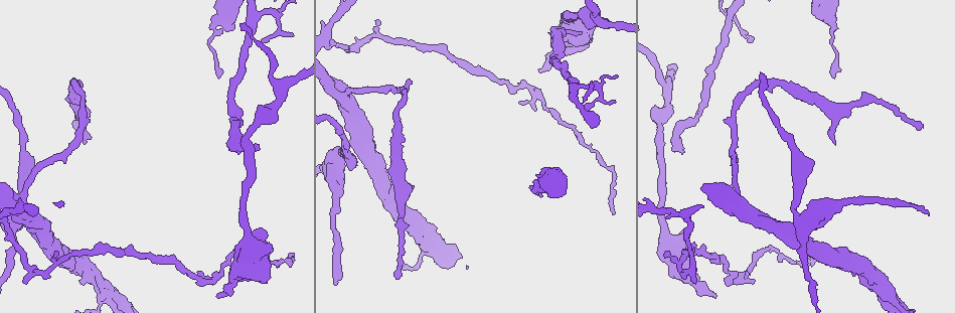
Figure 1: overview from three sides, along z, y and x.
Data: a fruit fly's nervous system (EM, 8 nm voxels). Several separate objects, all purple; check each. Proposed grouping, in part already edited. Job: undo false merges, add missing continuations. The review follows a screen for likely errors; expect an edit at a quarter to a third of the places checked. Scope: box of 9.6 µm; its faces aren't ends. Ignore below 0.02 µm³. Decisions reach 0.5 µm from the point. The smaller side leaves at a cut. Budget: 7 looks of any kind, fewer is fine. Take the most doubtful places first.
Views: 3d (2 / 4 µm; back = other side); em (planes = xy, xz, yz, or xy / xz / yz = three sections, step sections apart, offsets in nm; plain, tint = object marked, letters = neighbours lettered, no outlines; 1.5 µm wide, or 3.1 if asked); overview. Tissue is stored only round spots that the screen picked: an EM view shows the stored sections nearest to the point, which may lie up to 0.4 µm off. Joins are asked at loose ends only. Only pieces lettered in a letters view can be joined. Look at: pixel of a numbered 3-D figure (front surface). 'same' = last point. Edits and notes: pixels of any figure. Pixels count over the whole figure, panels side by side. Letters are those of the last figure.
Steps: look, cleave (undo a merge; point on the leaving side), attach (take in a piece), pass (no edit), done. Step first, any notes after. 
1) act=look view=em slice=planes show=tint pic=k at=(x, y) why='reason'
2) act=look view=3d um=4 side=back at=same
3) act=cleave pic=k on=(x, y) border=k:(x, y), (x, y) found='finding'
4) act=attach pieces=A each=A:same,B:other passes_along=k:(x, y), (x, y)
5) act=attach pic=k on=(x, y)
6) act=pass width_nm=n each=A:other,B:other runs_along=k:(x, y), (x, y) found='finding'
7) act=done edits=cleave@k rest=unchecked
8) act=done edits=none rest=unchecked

act=look view=em slice=planes show=letters pic=1 at=(336, 283) why='an open end'

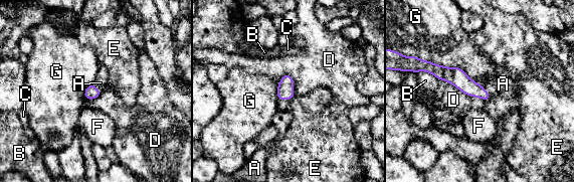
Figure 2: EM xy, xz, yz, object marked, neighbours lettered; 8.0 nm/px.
act=attach pieces=A width_nm=100 each=A:same,B:other,C:other,D:other,E:other,F:other,G:other found='it goes on there'

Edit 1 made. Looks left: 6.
act=look view=3d um=4 pic=1 at=(752, 280) why='free end'

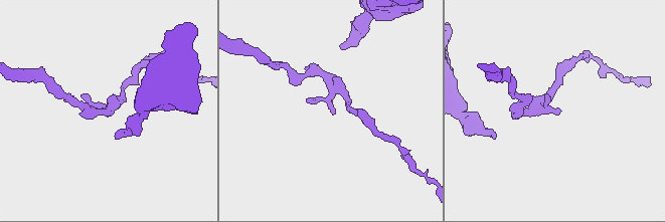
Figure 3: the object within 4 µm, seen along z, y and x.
act=look view=em slice=xy step=4 show=tint pic=3 at=(106, 107) why='now the EM'

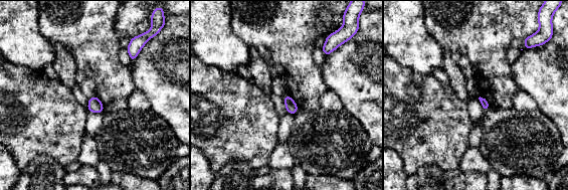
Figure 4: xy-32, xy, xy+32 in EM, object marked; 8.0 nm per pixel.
act=look view=em slice=planes show=letters at=same why='cut it another way'

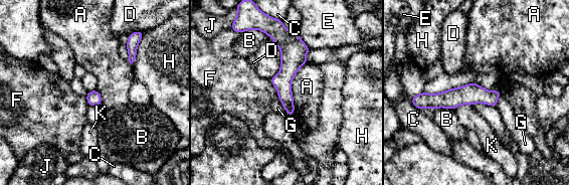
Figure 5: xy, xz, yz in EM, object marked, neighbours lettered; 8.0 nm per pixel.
act=pass each=A:other,B:other,C:other,D:other,E:other,F:other,G:other,H:other,J:other,K:other runs_along=5:(268, 21), (288, 42), (291, 112) found='none of them fits'

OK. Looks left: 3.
act=look view=3d um=2 pic=1 at=(280, 89) why='three-way junction'

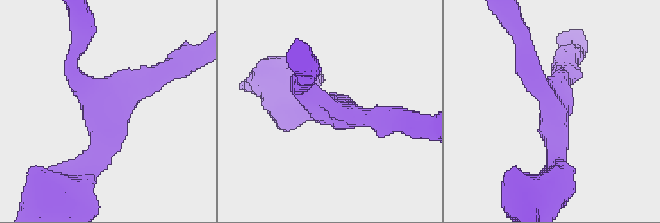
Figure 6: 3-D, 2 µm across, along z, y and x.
act=look view=em slice=xy step=4 show=letters pic=6 at=(97, 108) arms=3 arm_widths_nm=180,220,340

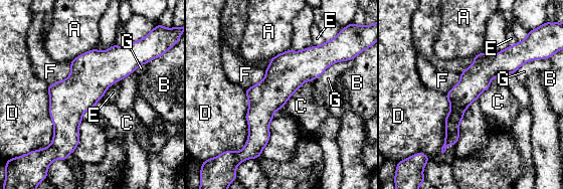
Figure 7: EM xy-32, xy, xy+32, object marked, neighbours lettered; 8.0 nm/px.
act=look view=em slice=planes show=letters at=same

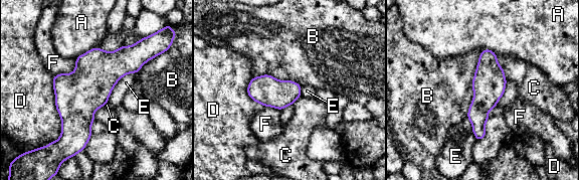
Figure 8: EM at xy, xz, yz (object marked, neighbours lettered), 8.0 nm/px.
act=pass width_nm=240 each=A:other,B:other,C:other,D:other,E:other,F:other runs_along=8:(487, 51), (478, 137) found='one cell here'

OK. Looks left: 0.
act=done edits=attach@2 rest=unchecked

